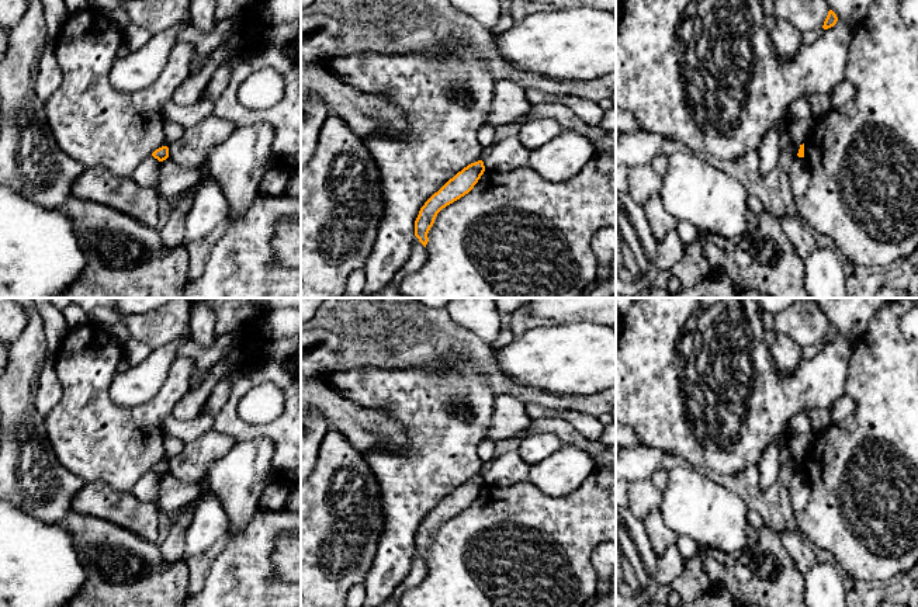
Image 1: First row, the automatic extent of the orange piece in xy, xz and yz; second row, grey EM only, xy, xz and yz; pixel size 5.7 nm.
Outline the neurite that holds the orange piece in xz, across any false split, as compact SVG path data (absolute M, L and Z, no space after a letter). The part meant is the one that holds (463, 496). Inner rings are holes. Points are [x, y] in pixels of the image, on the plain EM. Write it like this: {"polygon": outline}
{"polygon": "M482 475L468 479L434 507L420 523L415 535L415 551L426 562L427 548L434 538L437 528L468 509L485 486Z"}

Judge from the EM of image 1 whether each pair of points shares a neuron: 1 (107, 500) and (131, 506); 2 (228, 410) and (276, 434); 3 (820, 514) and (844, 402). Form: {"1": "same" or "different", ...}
{"1": "same", "2": "same", "3": "different"}

